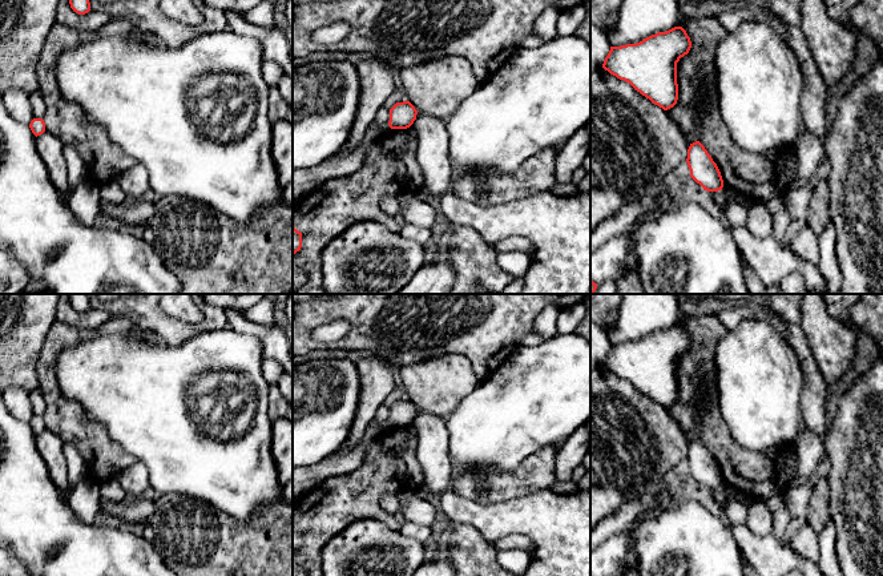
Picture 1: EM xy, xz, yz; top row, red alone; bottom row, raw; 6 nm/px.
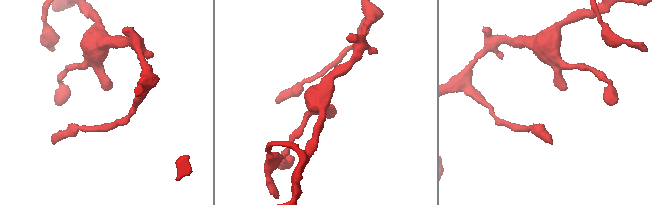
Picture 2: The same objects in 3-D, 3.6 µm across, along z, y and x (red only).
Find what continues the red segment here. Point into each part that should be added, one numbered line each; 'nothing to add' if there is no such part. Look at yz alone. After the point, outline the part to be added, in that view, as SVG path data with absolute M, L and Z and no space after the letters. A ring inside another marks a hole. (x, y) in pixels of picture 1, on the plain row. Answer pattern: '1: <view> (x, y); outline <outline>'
nothing to add

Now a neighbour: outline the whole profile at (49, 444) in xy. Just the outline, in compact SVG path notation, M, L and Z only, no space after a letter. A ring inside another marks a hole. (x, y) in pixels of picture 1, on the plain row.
M48 430L36 435L36 448L47 464L52 482L61 490L70 487L66 475L66 460L63 452L64 440Z

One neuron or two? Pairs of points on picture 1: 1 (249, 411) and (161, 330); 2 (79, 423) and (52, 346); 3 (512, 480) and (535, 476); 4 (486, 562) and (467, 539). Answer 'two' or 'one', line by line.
1: two
2: one
3: one
4: one

